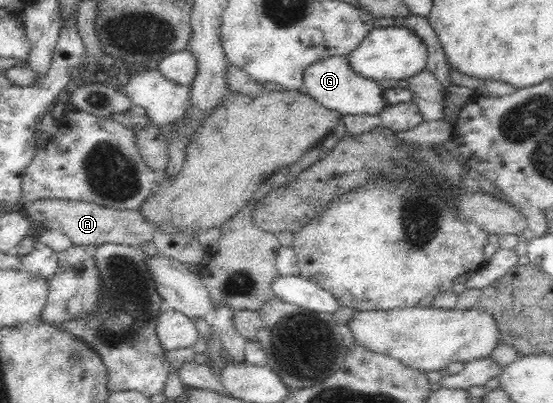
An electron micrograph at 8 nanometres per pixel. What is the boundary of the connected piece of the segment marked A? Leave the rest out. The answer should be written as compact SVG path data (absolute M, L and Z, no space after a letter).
M38 199L34 202L22 202L21 211L31 222L41 222L42 226L62 232L70 238L71 243L81 247L96 247L99 244L123 244L128 246L142 246L152 242L154 225L146 220L146 217L138 209L120 210L103 207L96 203L58 200Z

